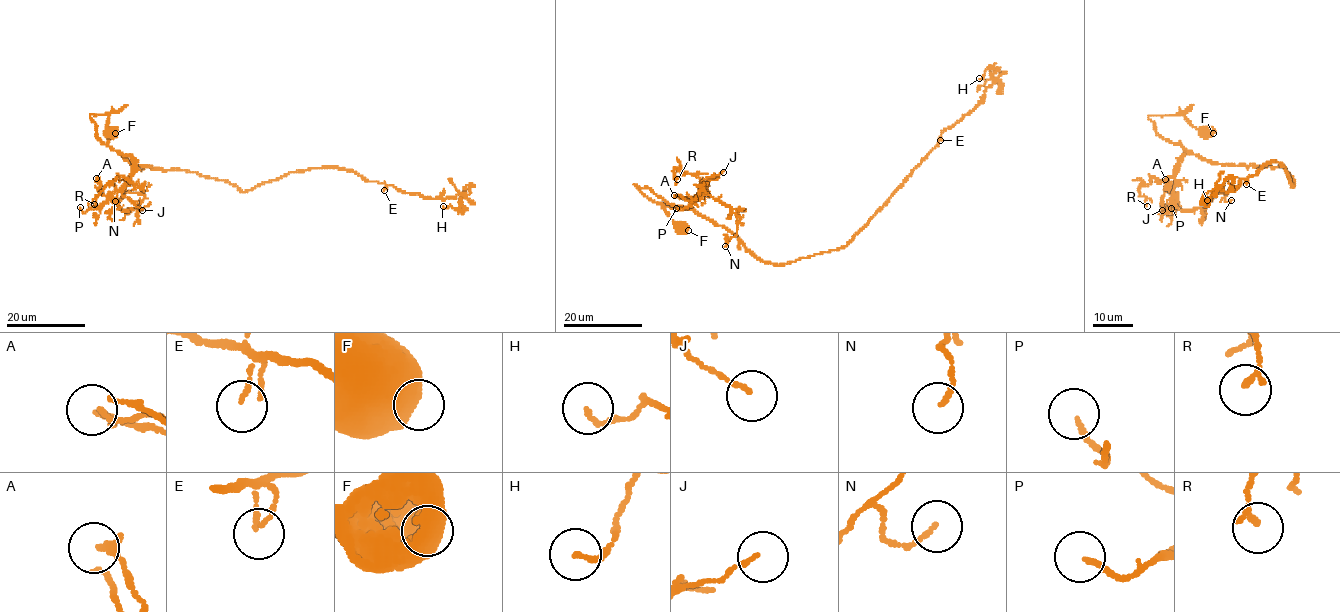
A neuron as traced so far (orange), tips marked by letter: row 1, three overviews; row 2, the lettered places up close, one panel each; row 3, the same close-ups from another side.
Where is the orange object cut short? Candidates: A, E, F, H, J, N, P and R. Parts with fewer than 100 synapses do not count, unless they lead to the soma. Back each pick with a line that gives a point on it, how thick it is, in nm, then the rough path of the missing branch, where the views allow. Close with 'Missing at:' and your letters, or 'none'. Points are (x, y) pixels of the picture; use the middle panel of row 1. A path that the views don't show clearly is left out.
Missing at: none

